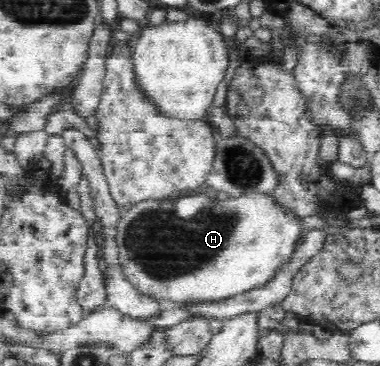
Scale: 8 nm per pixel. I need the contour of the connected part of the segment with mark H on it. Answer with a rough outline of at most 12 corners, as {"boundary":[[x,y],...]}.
{"boundary":[[267,193],[122,211],[140,295],[187,307],[269,283],[299,217]]}

